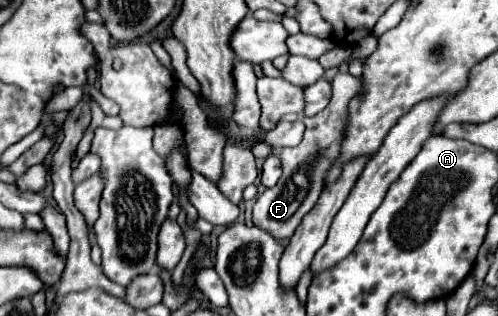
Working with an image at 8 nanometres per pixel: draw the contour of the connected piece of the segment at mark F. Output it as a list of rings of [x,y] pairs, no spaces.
[[[338,73],[332,81],[332,101],[328,103],[328,107],[314,117],[302,119],[306,125],[304,139],[296,147],[274,149],[274,153],[282,159],[282,171],[284,173],[274,187],[266,189],[258,197],[258,201],[254,205],[254,215],[252,215],[252,221],[256,227],[272,233],[272,237],[276,237],[278,241],[290,239],[294,235],[302,217],[316,205],[316,201],[320,197],[326,171],[334,163],[334,159],[338,157],[338,149],[340,149],[344,125],[346,125],[348,103],[354,95],[360,93],[360,89],[362,89],[360,79],[352,77],[350,73]]]

